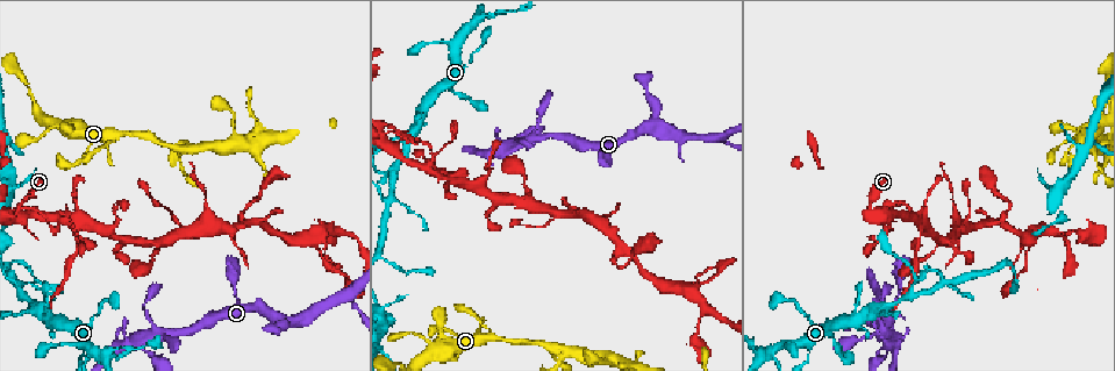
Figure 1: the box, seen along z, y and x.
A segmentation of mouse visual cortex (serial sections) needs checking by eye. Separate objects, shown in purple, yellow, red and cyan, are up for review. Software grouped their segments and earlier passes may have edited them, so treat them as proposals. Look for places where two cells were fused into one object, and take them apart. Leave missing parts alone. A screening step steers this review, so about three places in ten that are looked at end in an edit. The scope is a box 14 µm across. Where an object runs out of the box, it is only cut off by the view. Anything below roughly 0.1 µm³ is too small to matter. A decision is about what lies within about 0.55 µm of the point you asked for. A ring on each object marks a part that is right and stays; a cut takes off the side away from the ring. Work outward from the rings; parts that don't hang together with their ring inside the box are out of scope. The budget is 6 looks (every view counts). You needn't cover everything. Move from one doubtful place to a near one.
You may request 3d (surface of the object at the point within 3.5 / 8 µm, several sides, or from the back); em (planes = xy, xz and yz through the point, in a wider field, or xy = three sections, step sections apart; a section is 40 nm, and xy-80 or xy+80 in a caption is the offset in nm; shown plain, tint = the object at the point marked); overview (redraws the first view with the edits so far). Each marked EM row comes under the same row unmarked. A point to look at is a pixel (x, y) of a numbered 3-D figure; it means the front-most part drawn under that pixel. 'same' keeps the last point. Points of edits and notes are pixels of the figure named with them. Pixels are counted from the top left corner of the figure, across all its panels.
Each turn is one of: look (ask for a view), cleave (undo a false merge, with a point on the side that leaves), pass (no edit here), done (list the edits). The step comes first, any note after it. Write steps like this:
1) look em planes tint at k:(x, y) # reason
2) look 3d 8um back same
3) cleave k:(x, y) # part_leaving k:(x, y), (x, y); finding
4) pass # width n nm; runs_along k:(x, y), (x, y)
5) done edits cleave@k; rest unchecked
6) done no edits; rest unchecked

look 3d 3.5um at 1:(182, 150)

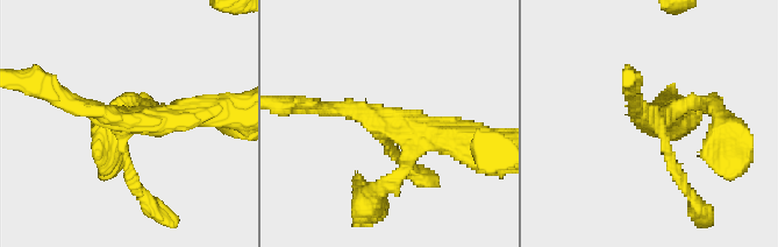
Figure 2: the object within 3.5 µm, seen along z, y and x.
look em xy step 5 tint at 2:(383, 122)

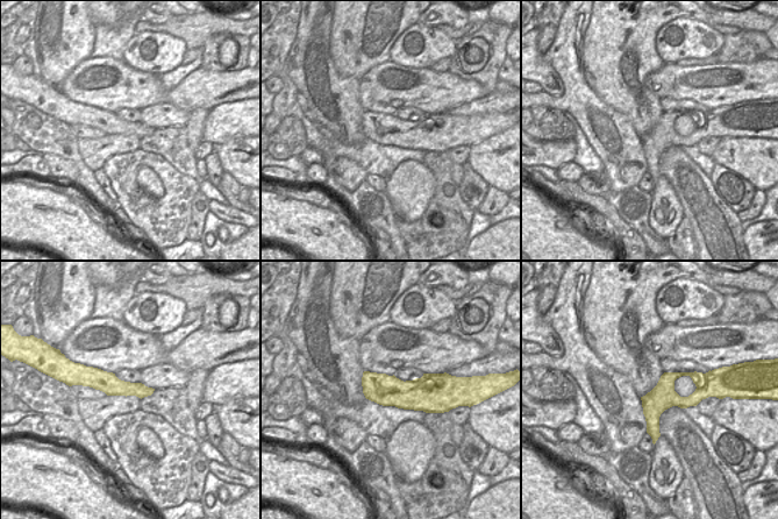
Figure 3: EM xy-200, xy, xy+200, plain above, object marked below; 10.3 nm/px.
pass # runs_along 3:(85, 381), (149, 391); one cell here

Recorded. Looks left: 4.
look 3d 3.5um at 1:(918, 220) # two arms in line, one across

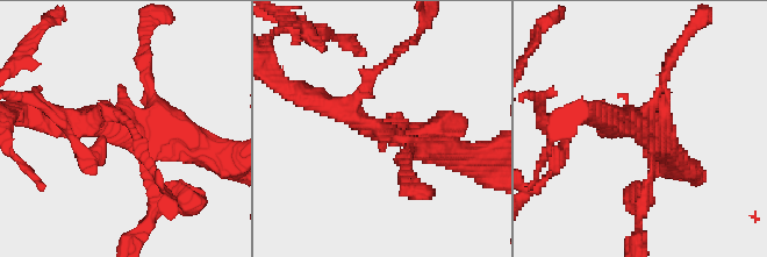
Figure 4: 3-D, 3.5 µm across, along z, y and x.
pass # runs_along 4:(325, 106), (461, 156); continuous, no second cell

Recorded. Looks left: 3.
look em xy step 1 tint at 1:(21, 293) # side arm on a straight run

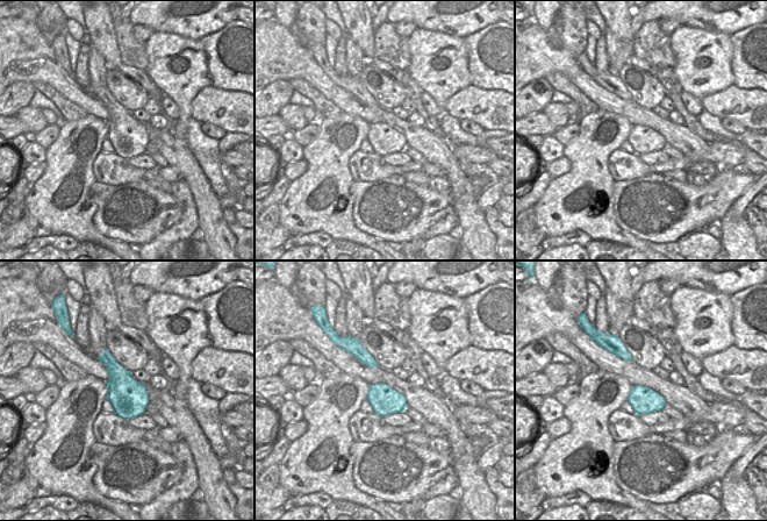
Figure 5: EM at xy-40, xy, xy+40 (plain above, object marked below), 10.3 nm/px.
look 3d 3.5um same # wider look

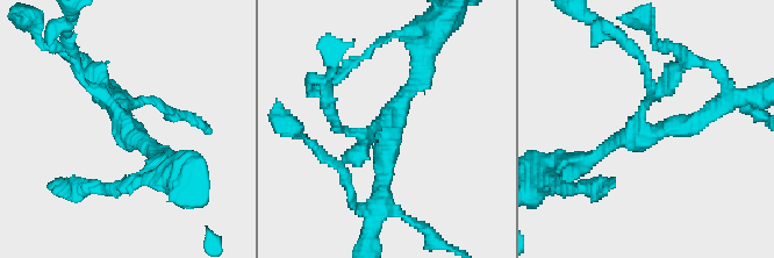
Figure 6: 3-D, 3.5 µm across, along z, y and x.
pass # arms 3; runs_along 6:(582, 162), (710, 112); all the same cell

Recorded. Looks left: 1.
done no edits; rest unchecked

